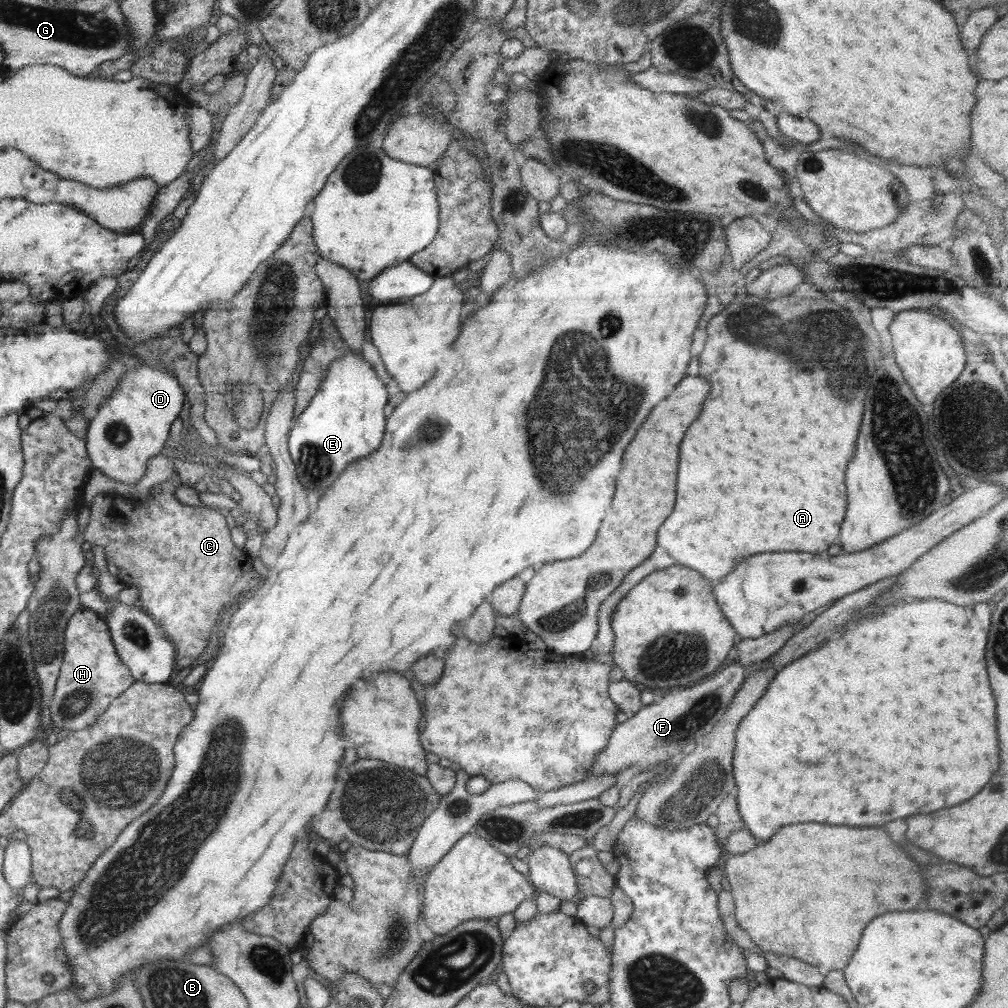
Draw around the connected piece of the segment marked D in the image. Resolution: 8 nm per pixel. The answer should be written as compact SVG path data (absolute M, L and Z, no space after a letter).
M142 365L140 368L134 369L127 368L125 366L123 367L124 371L120 381L118 381L118 389L114 389L114 391L111 393L111 396L109 396L109 398L107 398L107 400L99 408L97 408L96 415L92 417L92 420L90 420L87 426L86 448L88 456L92 462L92 466L100 469L102 473L108 475L108 477L112 477L112 479L118 482L136 483L136 481L138 481L138 479L144 475L148 459L160 454L160 450L162 450L164 443L166 440L168 440L168 438L170 438L170 427L172 427L172 422L174 422L174 419L178 417L180 411L182 410L182 406L184 405L185 390L180 386L178 379L176 379L176 377L174 377L170 371L166 371L166 369L148 365Z

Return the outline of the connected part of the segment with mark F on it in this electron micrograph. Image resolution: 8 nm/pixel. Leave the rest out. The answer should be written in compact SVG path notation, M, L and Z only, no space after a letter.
M732 661L722 671L716 671L694 686L673 688L660 702L643 705L633 717L617 723L589 776L615 774L634 765L638 766L641 773L667 758L676 762L681 757L680 751L685 744L697 743L712 731L716 722L726 713L728 704L744 683L745 677L746 668L742 663Z

